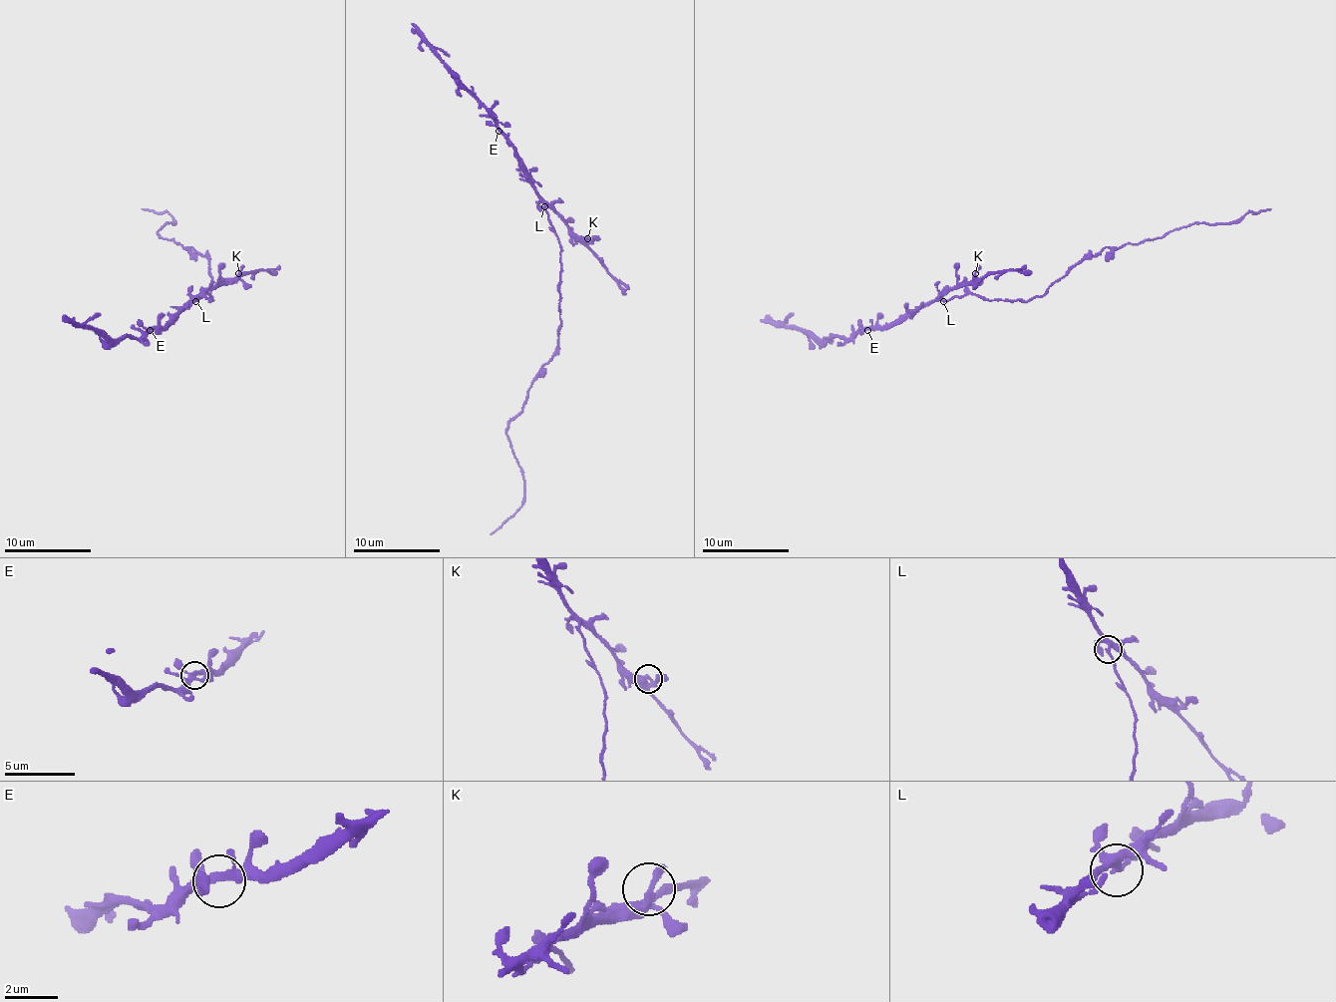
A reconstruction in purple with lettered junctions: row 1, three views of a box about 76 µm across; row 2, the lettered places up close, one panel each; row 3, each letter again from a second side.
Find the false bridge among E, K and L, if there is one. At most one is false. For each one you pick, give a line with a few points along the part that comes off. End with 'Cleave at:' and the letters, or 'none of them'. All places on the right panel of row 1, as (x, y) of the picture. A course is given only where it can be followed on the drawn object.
L: Course of the part to remove: (943, 301), (971, 293), (1030, 301), (1106, 247), (1192, 223), (1240, 221), (1270, 208)
Cleave at: L

